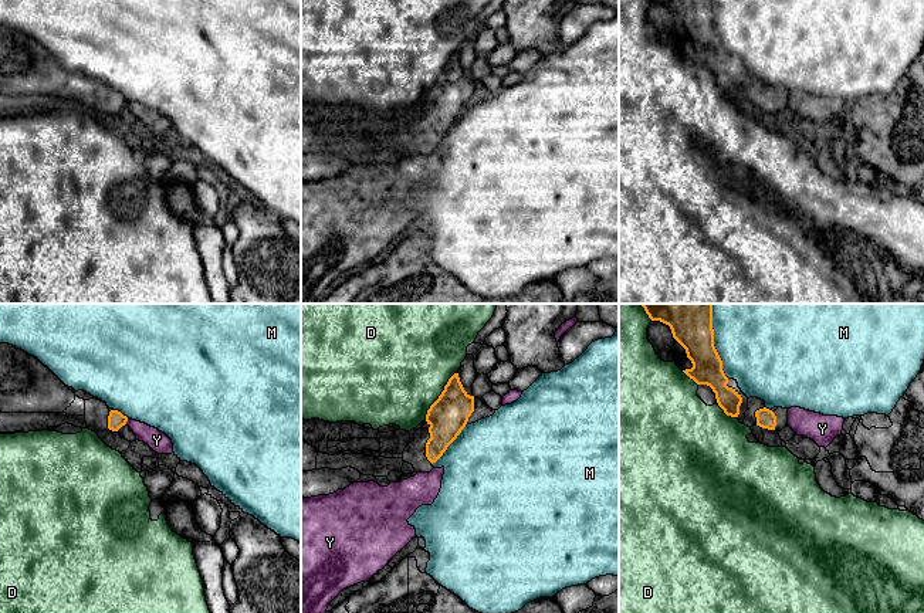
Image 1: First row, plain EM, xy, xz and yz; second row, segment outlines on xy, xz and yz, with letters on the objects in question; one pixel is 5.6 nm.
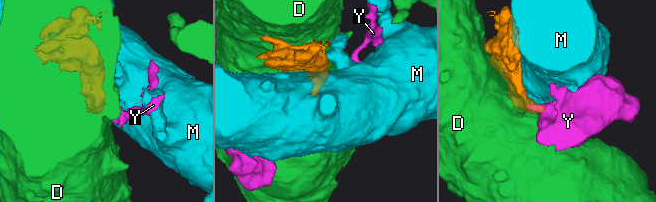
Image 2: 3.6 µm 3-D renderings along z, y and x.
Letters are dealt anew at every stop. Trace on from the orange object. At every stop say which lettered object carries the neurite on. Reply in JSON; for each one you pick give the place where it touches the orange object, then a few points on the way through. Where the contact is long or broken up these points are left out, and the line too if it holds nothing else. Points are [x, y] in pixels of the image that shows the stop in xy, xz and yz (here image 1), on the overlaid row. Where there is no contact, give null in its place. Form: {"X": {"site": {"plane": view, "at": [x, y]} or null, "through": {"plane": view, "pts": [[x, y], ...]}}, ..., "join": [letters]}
{"join": []}

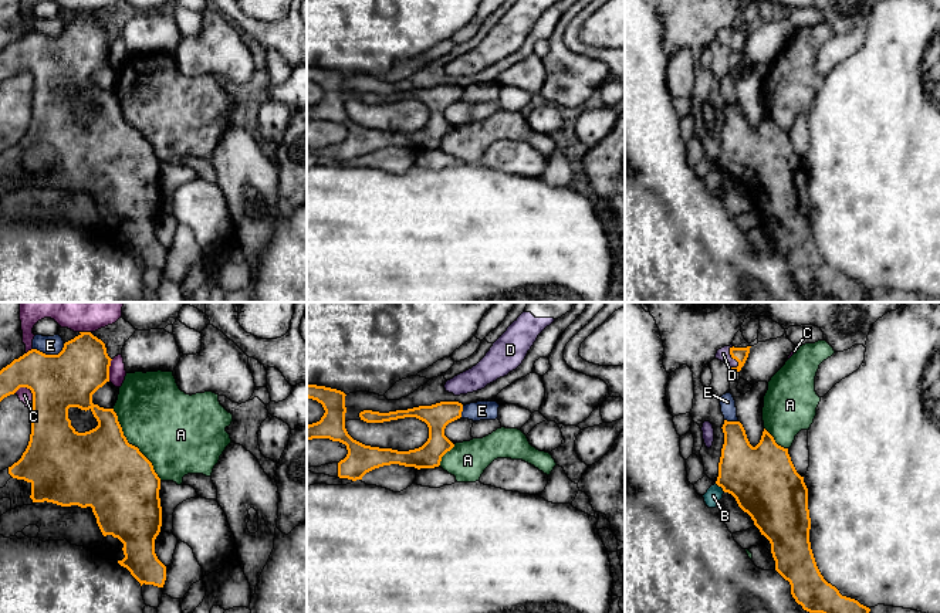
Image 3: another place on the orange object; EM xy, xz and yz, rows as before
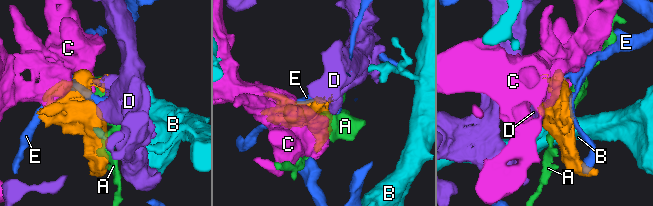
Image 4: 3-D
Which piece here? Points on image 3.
{"D": {"site": {"plane": "yz", "at": [733, 358]}}, "join": ["D"]}

